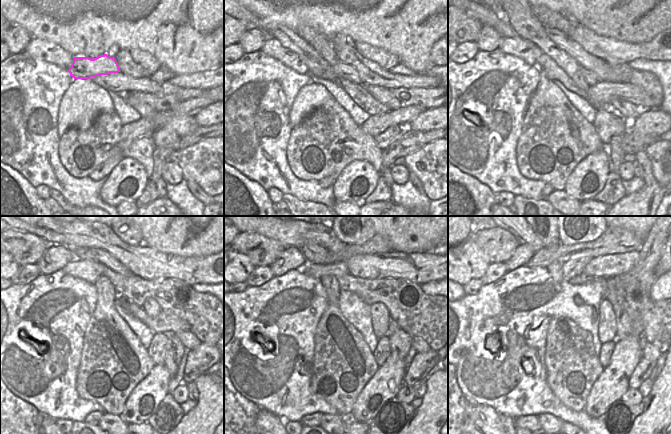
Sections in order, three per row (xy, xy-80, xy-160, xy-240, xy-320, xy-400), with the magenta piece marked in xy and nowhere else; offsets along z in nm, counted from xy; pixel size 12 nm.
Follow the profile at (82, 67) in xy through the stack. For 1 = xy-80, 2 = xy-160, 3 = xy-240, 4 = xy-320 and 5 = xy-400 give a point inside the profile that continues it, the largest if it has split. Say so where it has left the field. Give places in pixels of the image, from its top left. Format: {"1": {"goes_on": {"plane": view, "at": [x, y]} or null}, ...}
{"1": {"goes_on": {"plane": "xy-80", "at": [341, 69]}}, "2": {"goes_on": {"plane": "xy-160", "at": [591, 78]}}, "3": {"goes_on": {"plane": "xy-240", "at": [151, 307]}}, "4": {"goes_on": {"plane": "xy-320", "at": [380, 317]}}, "5": {"goes_on": {"plane": "xy-400", "at": [607, 328]}}}

